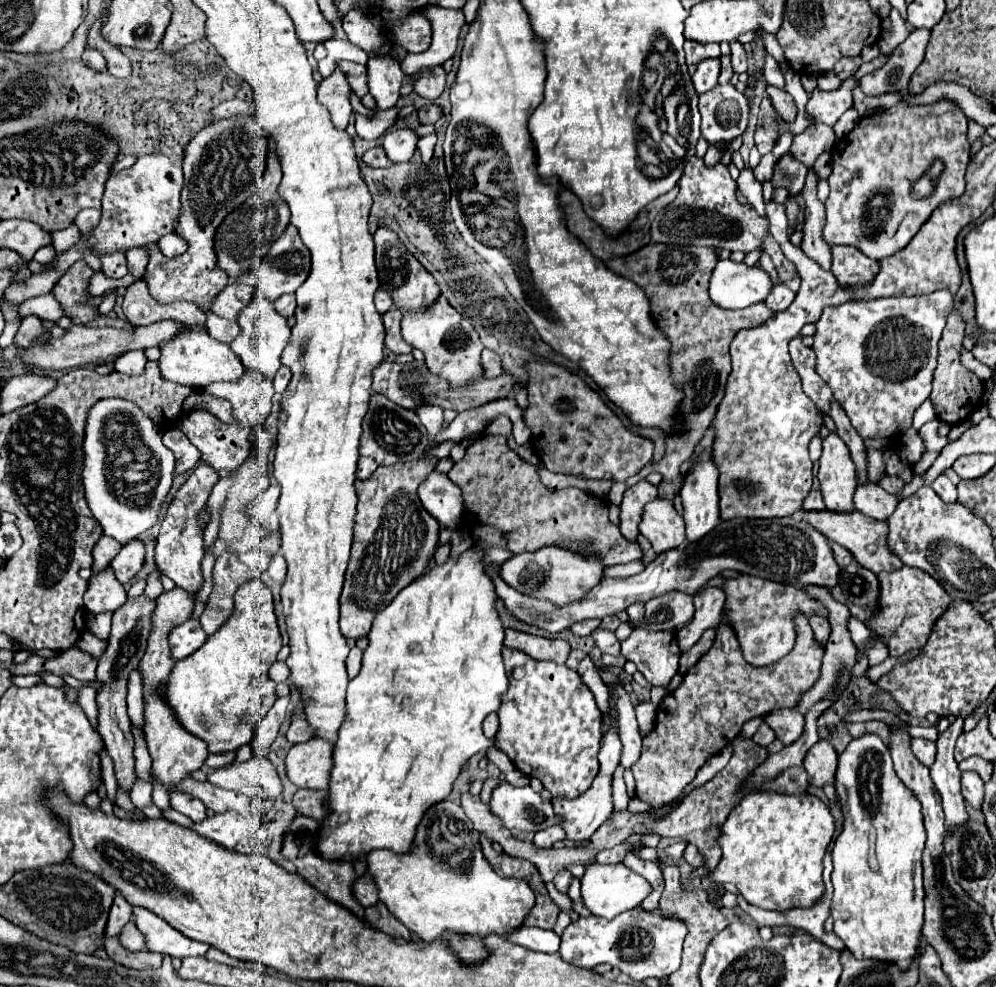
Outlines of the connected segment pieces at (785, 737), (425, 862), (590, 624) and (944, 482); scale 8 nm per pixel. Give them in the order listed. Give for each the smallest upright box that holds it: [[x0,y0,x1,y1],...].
[[764,709,804,745],[366,799,534,963],[570,619,600,635],[932,473,956,503]]

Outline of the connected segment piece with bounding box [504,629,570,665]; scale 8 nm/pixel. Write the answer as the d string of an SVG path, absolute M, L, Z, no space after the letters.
M506 629L506 639L504 645L510 649L518 649L534 659L542 659L542 661L554 661L558 665L562 665L568 657L570 645L564 639L546 639L546 637L536 637L536 635L528 635L516 629Z

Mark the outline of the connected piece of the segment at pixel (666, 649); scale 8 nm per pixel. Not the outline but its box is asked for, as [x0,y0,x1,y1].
[622,627,680,687]

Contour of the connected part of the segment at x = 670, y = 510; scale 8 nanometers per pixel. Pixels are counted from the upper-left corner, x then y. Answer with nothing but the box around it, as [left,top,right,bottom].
[640,499,684,553]

